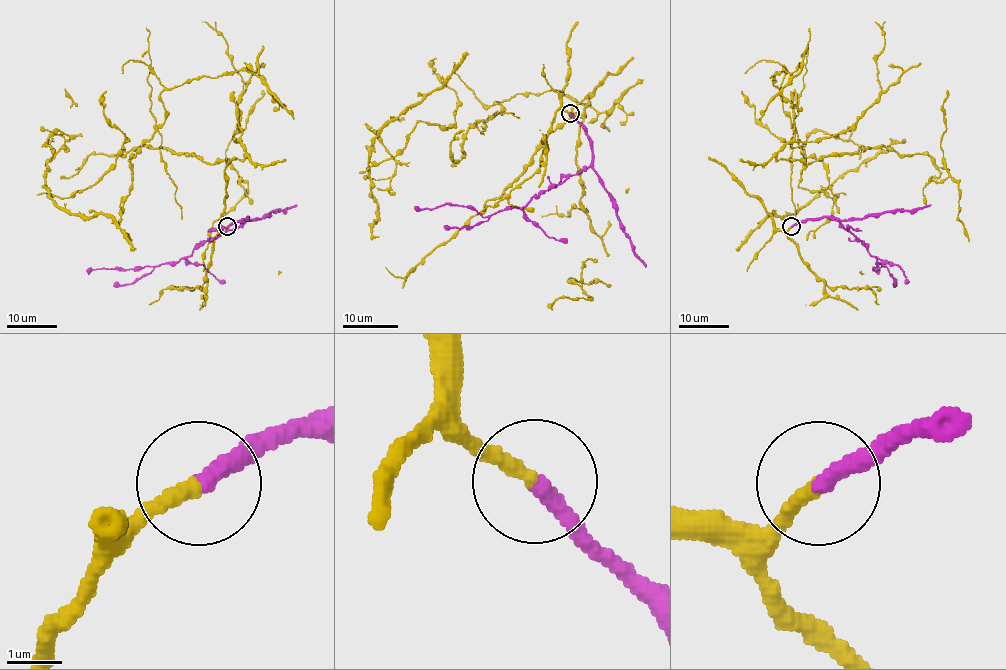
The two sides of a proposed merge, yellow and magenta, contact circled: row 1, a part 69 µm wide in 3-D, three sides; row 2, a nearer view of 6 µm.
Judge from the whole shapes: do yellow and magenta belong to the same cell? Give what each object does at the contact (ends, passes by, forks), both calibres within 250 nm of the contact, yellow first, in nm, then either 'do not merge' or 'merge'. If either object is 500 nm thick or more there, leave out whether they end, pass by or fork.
yellow ends | magenta ends | 280/320 nm | merge

